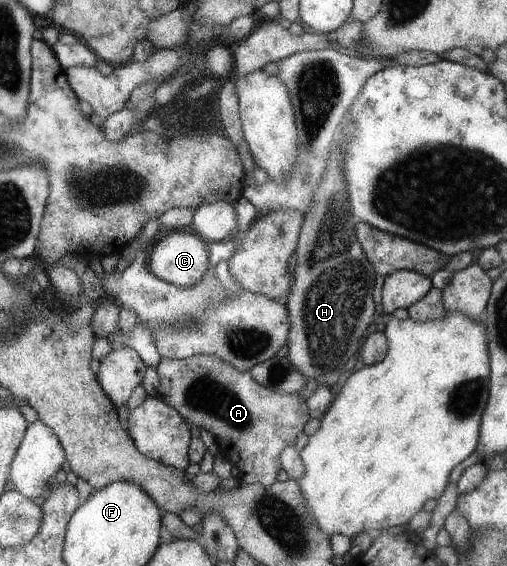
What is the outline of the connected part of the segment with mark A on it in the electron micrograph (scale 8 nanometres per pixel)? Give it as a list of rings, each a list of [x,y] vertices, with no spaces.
[[[194,354],[189,358],[164,358],[157,365],[159,376],[158,397],[172,406],[187,421],[201,431],[211,432],[215,437],[220,453],[225,455],[241,473],[240,482],[270,486],[277,482],[281,470],[280,454],[288,444],[295,444],[298,434],[311,418],[307,402],[298,393],[284,394],[261,386],[252,378],[250,370],[236,370],[216,354]]]

